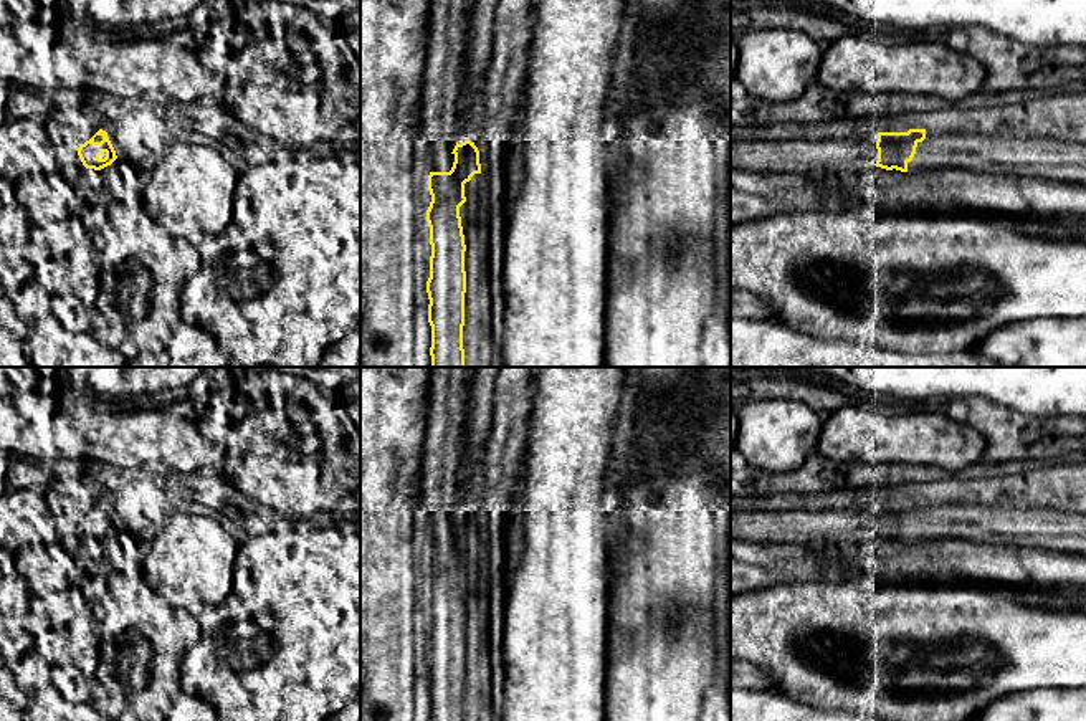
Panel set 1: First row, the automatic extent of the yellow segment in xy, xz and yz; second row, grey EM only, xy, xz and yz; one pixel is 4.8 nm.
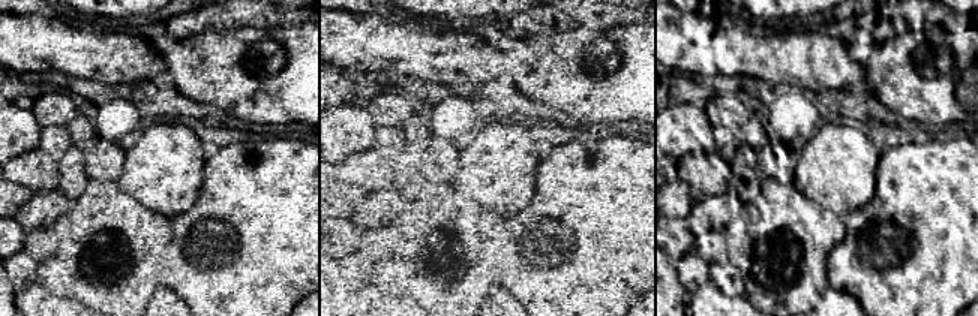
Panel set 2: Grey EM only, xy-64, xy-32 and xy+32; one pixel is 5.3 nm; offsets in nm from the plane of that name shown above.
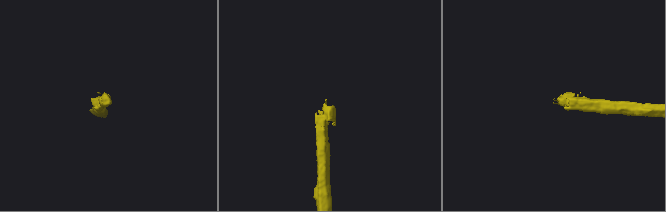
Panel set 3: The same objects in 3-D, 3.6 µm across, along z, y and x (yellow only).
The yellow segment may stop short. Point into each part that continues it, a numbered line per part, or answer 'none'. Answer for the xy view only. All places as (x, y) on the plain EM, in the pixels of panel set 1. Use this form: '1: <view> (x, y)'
1: xy (68, 533)

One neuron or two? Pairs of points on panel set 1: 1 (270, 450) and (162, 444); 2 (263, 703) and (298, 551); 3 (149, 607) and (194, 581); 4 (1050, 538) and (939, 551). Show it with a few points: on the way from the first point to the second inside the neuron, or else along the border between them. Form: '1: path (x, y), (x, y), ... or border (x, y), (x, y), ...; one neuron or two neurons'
1: border (204, 440), (207, 465); two neurons
2: path (270, 665), (298, 637), (298, 589); one neuron
3: border (139, 577), (151, 589), (194, 617); two neurons
4: border (959, 538), (969, 543), (1035, 548); two neurons

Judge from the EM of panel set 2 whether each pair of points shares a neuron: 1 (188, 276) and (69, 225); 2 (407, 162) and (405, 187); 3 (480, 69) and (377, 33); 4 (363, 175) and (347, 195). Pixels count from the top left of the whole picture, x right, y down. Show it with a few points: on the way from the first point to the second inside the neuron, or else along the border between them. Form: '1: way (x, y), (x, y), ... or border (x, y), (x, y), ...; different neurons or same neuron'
1: border (173, 231), (173, 238), (162, 255), (159, 285); different neurons
2: way (407, 168), (405, 181); same neuron
3: way (455, 59), (402, 51); same neuron
4: border (338, 175), (363, 196); different neurons

